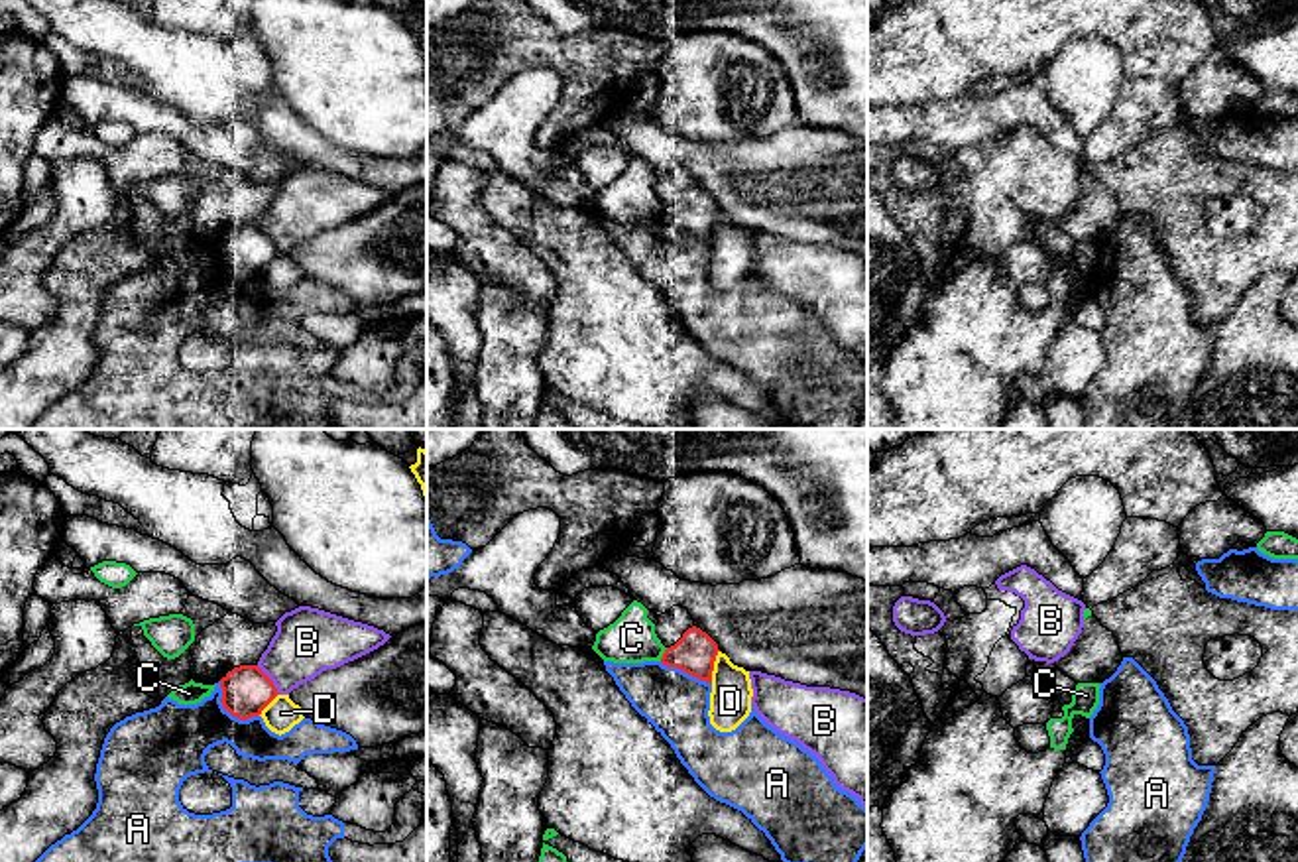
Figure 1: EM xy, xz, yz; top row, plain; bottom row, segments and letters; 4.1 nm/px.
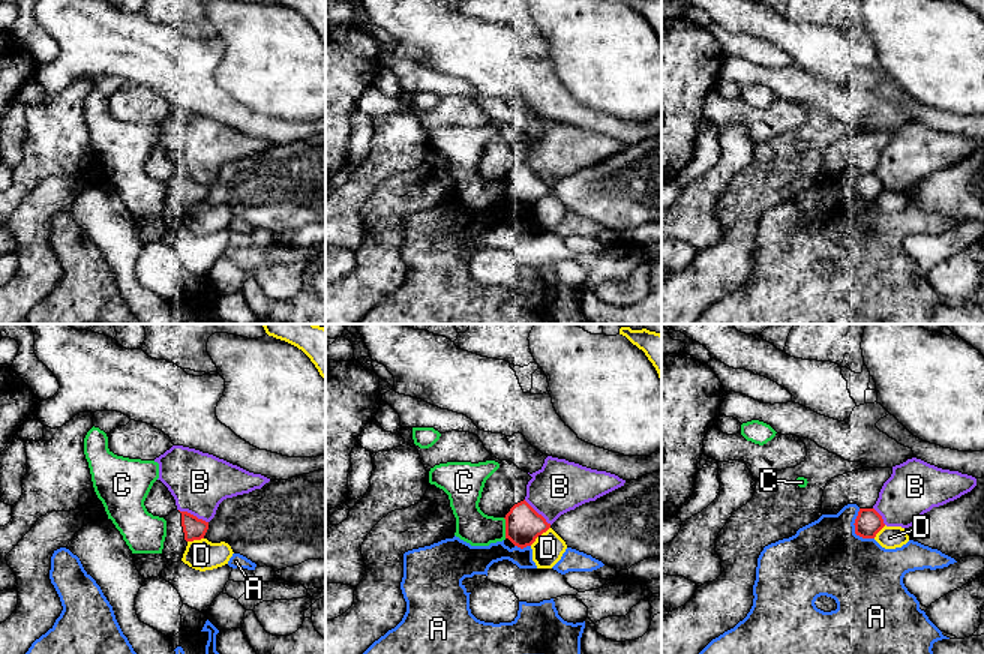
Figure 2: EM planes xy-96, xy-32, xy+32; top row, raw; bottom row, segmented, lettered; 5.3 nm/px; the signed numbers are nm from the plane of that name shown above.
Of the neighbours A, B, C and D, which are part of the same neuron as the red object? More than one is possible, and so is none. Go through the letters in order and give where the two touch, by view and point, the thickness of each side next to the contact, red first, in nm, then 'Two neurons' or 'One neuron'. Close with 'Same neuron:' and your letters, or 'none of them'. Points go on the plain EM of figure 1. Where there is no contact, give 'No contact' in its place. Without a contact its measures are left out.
A: Touches red at xy (229, 270). Thickness 200 nm (red) against 280 nm. Two neurons
B: Touches red at xy (270, 239). Thickness 200 nm (red) against 280 nm. Two neurons
C: Touches red at xz (663, 213). Thickness 170 nm (red) against 200 nm. Two neurons
D: Touches red at xz (712, 225). Thickness 170 nm (red) against 180 nm. Two neurons
Same neuron: none of them

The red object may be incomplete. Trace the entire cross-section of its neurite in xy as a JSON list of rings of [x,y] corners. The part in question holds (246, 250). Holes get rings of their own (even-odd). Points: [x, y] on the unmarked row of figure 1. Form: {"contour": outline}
{"contour": [[[240,224],[220,238],[222,266],[232,276],[248,279],[279,254],[273,240],[258,224]]]}

